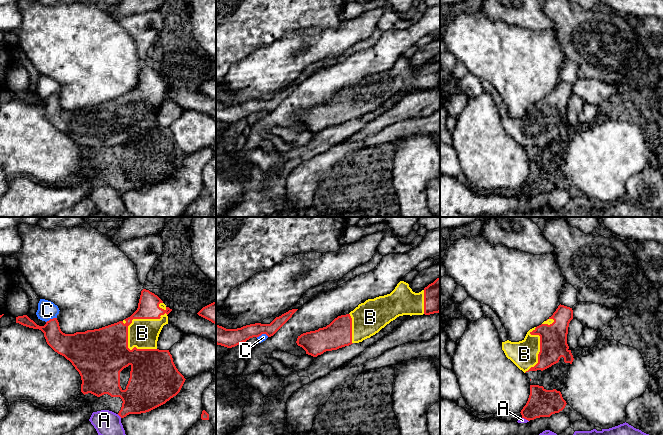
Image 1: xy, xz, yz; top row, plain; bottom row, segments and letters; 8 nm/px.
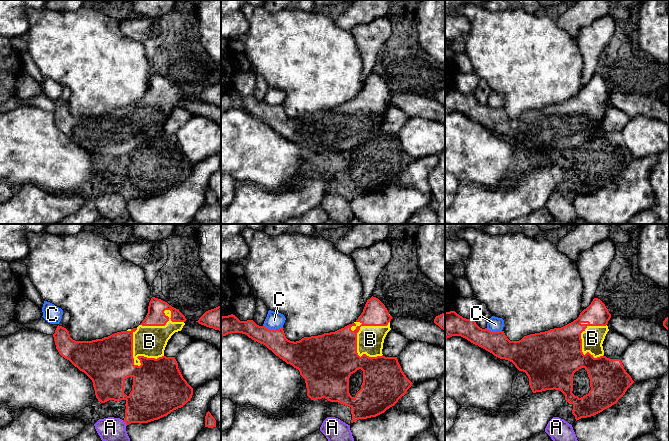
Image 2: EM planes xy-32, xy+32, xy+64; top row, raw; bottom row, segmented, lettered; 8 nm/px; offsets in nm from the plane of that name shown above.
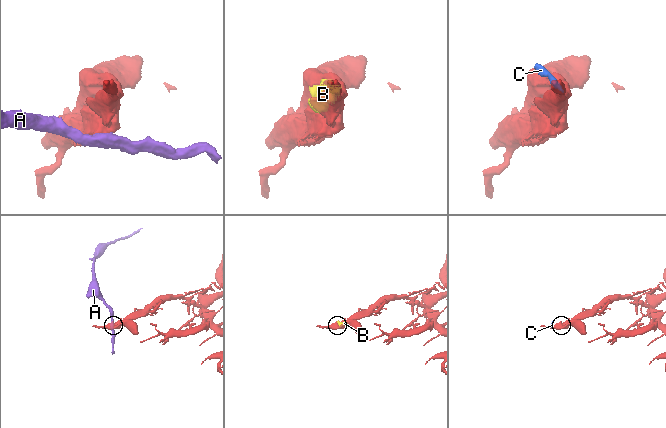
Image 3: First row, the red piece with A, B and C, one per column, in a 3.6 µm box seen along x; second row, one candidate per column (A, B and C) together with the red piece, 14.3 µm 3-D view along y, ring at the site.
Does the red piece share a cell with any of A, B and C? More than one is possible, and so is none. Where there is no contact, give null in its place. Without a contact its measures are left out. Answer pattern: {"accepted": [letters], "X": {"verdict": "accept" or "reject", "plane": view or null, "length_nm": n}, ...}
{"accepted": ["B"], "A": {"verdict": "reject", "plane": "xy", "length_nm": 50}, "B": {"verdict": "accept", "plane": "xy", "length_nm": 420}, "C": {"verdict": "reject", "plane": "xz", "length_nm": 100}}

